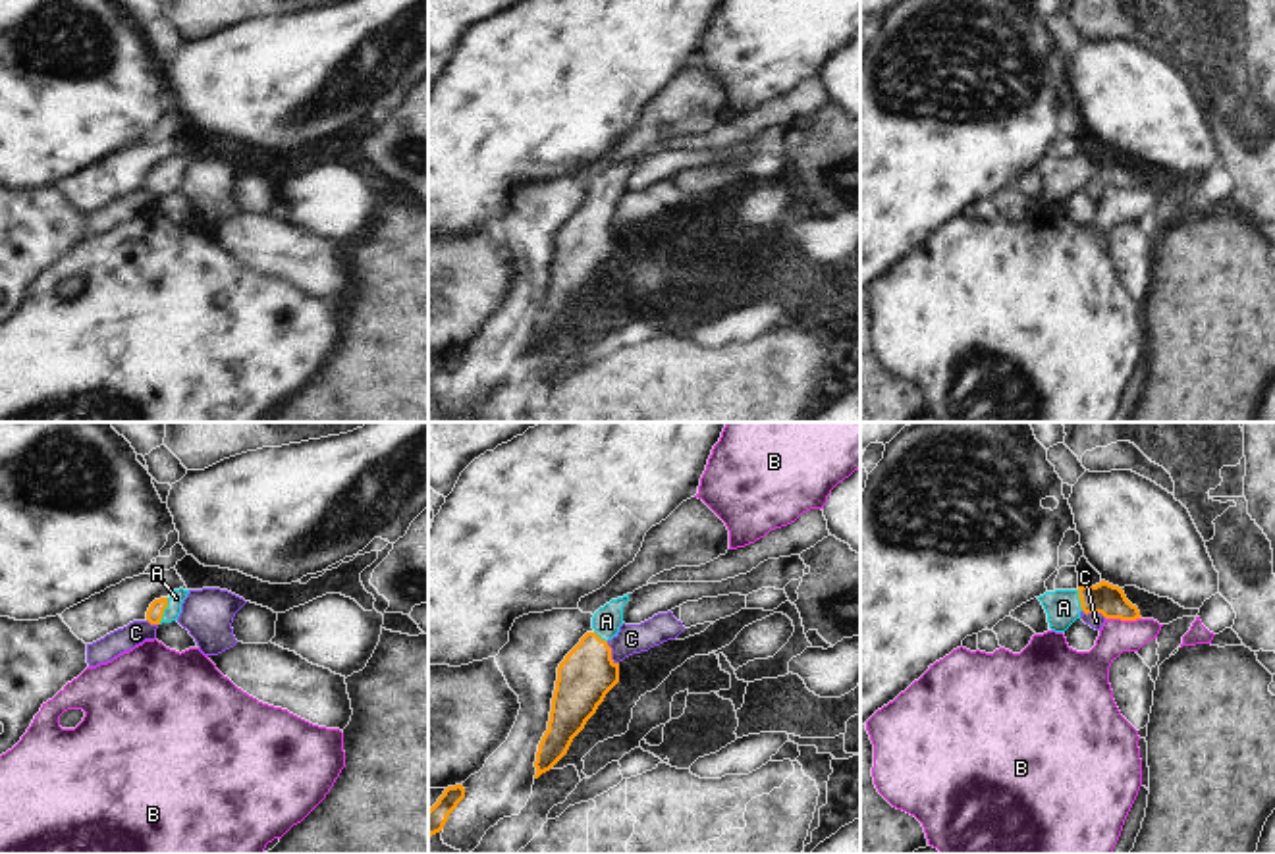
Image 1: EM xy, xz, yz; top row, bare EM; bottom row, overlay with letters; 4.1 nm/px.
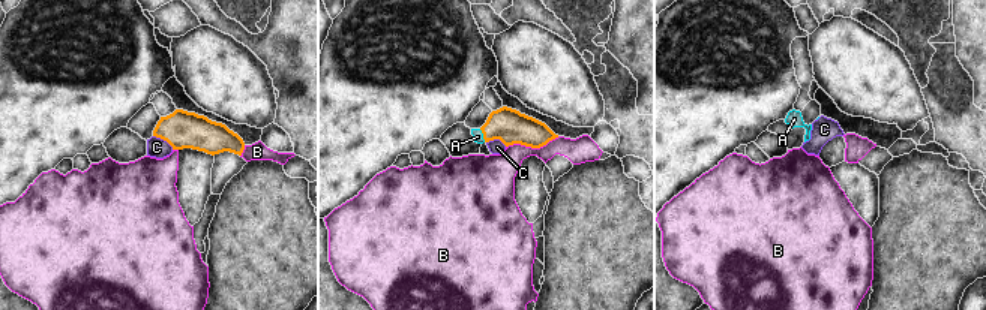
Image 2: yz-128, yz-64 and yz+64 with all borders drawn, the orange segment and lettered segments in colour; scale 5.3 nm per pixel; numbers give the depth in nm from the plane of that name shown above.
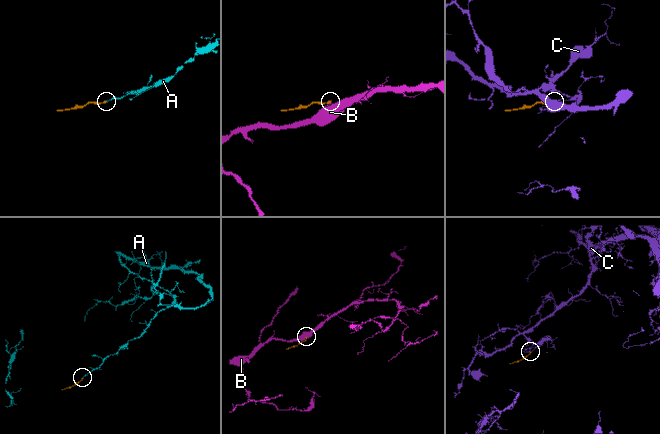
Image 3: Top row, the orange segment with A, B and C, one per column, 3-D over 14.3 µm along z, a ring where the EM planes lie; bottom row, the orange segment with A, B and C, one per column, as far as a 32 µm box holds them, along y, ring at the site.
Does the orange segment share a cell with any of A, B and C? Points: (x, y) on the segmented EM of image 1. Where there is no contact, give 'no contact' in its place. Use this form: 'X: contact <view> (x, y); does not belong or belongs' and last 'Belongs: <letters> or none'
A: contact xy (162, 612); belongs
B: contact yz (1123, 619); does not belong
C: contact xz (610, 654); does not belong
Belongs: A

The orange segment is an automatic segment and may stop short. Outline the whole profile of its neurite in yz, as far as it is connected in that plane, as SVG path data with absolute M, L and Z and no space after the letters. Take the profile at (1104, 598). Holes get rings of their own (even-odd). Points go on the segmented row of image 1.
M1101 580L1096 586L1078 586L1076 590L1045 592L1038 598L1047 613L1049 628L1065 632L1080 613L1101 613L1105 619L1136 621L1142 619L1123 588Z

